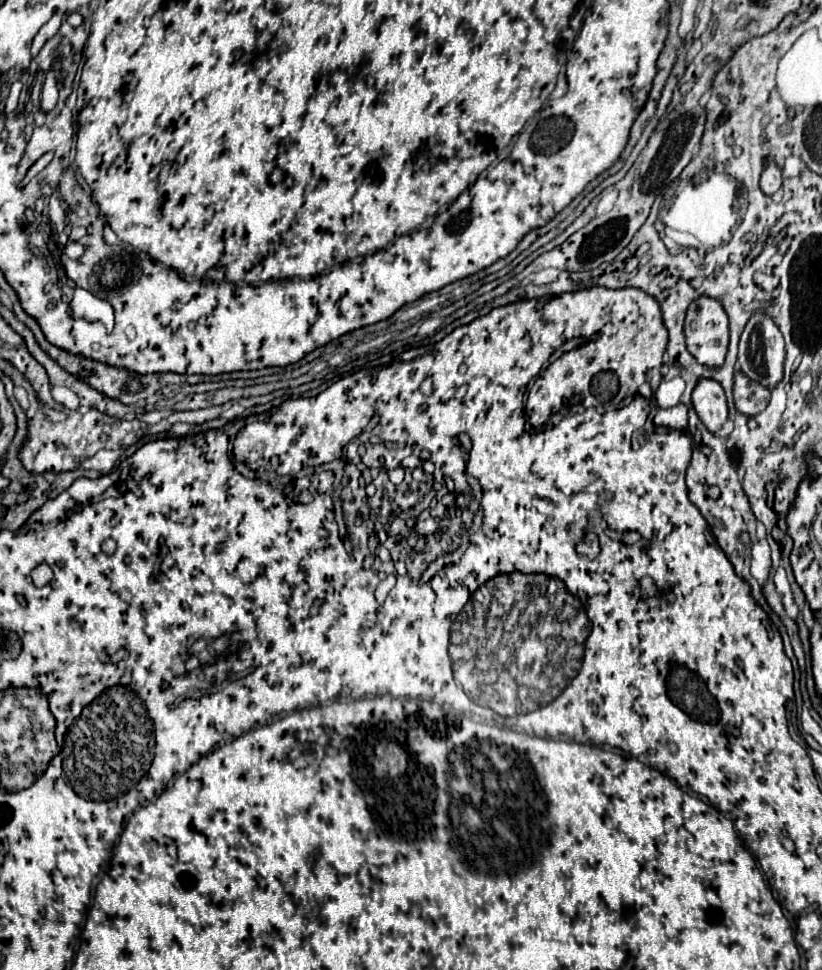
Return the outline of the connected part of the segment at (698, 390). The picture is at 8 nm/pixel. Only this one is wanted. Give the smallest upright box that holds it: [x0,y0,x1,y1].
[692,378,728,430]

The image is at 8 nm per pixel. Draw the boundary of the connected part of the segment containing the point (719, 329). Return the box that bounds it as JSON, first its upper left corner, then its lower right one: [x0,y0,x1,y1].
[684,296,728,366]

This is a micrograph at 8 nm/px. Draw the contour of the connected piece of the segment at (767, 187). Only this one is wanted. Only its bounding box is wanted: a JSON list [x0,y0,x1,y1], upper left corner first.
[760,158,782,194]

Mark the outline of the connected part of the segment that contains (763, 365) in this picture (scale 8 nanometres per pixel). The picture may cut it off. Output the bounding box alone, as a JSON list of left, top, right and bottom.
[738,312,784,388]

